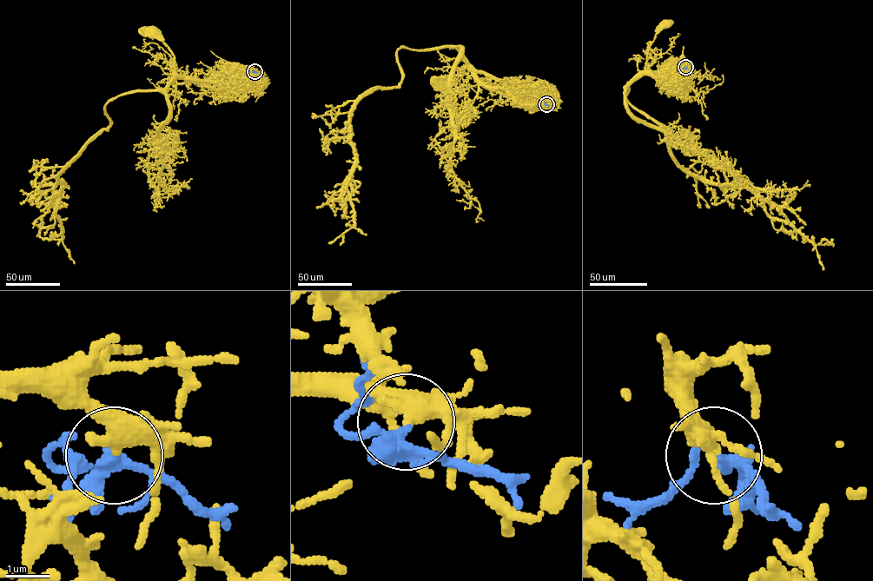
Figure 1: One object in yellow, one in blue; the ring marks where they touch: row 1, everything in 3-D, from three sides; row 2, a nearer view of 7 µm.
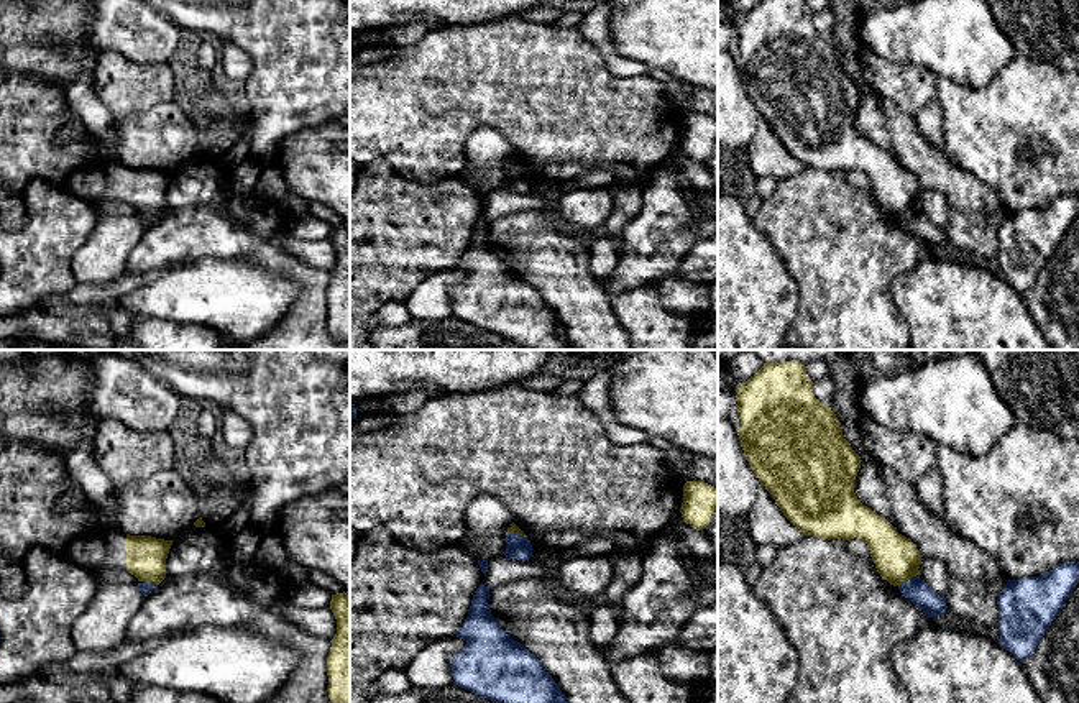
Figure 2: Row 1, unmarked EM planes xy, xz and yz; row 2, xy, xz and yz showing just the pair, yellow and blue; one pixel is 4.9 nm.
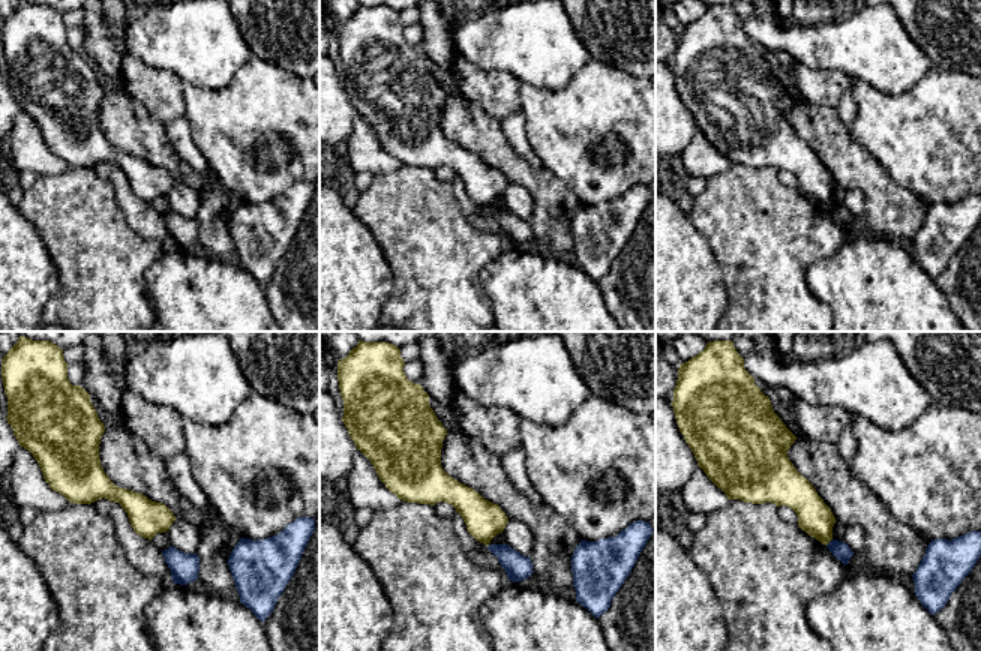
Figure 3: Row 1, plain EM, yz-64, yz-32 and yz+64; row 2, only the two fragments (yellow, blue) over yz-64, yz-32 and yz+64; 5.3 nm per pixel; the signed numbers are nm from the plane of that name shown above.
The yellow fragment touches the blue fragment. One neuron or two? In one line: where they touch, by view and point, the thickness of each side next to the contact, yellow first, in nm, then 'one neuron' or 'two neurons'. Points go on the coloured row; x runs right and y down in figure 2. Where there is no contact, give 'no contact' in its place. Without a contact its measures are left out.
contact xy (148, 580); calibres 190 and 60 nm; two neurons

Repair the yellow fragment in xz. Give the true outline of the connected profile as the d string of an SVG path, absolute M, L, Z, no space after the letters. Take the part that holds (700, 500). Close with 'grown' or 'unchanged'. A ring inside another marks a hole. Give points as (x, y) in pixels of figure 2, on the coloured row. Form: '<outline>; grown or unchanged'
M686 481L683 485L682 517L691 527L703 531L718 509L718 488L705 481Z; unchanged

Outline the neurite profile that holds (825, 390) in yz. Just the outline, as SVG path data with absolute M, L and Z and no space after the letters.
M828 374L823 379L815 381L813 394L821 404L829 406L838 397L834 379Z

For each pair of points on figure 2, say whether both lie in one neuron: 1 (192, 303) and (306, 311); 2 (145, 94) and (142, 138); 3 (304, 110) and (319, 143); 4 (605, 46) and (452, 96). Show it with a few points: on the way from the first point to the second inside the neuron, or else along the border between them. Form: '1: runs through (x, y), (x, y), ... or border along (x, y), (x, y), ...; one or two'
1: border along (280, 273), (299, 286), (299, 296), (266, 332); two
2: border along (169, 99), (115, 119); two
3: border along (332, 119), (289, 132), (276, 143); two
4: border along (575, 27), (603, 55), (613, 73), (626, 74); two

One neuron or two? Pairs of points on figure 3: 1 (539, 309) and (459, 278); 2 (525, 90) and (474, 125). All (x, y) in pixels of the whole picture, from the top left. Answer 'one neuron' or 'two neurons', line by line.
1: two neurons
2: two neurons

